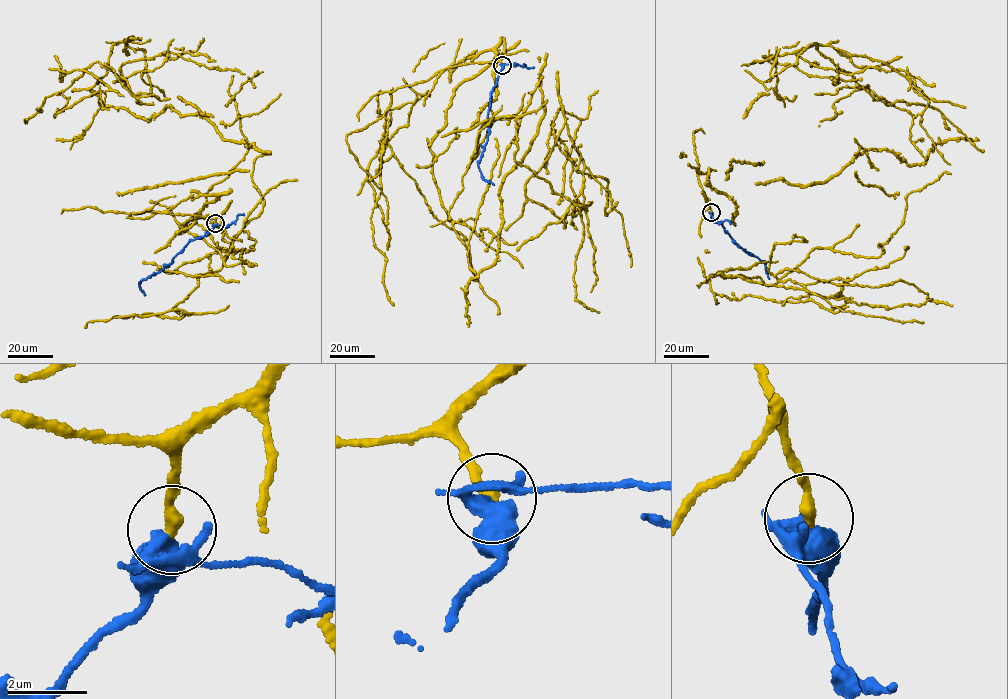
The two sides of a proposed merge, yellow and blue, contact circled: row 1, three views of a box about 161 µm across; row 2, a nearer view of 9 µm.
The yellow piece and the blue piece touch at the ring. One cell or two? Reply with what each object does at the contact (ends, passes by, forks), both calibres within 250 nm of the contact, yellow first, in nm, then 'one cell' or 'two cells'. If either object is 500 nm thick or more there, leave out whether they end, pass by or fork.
yellow ends there; blue forks there; 300 nm thick on the yellow side, 360 nm on the other; two cells

